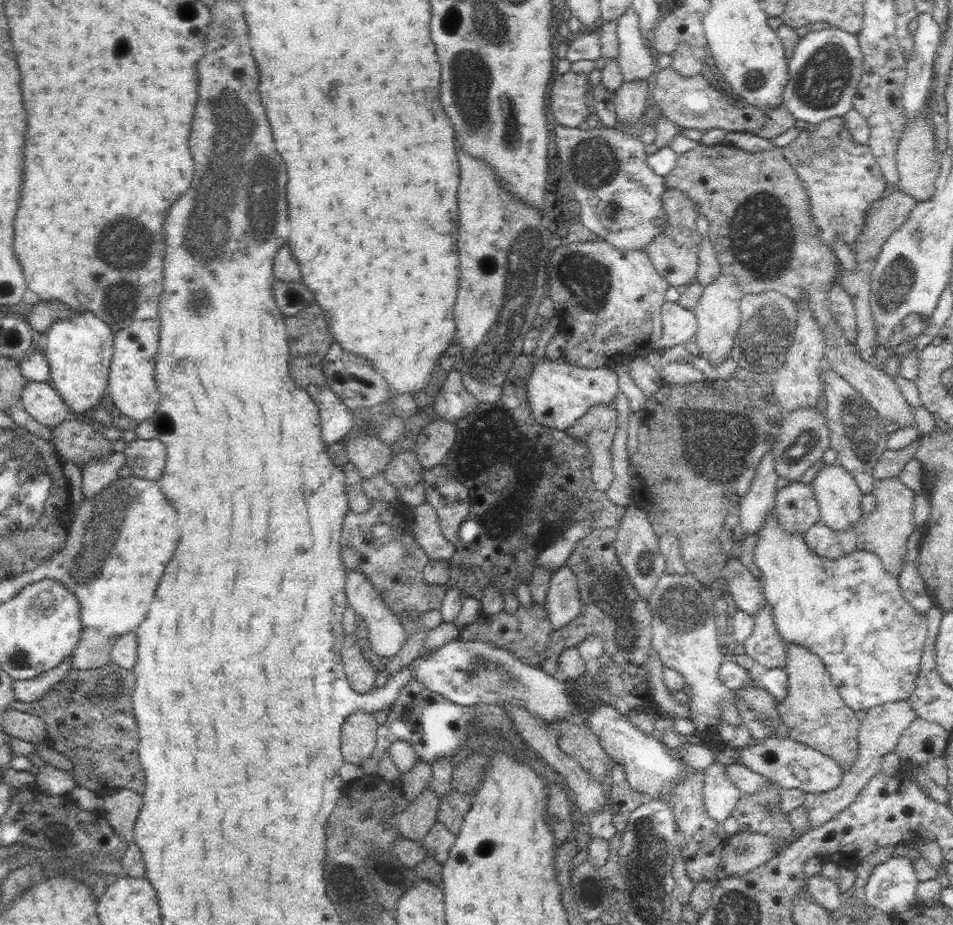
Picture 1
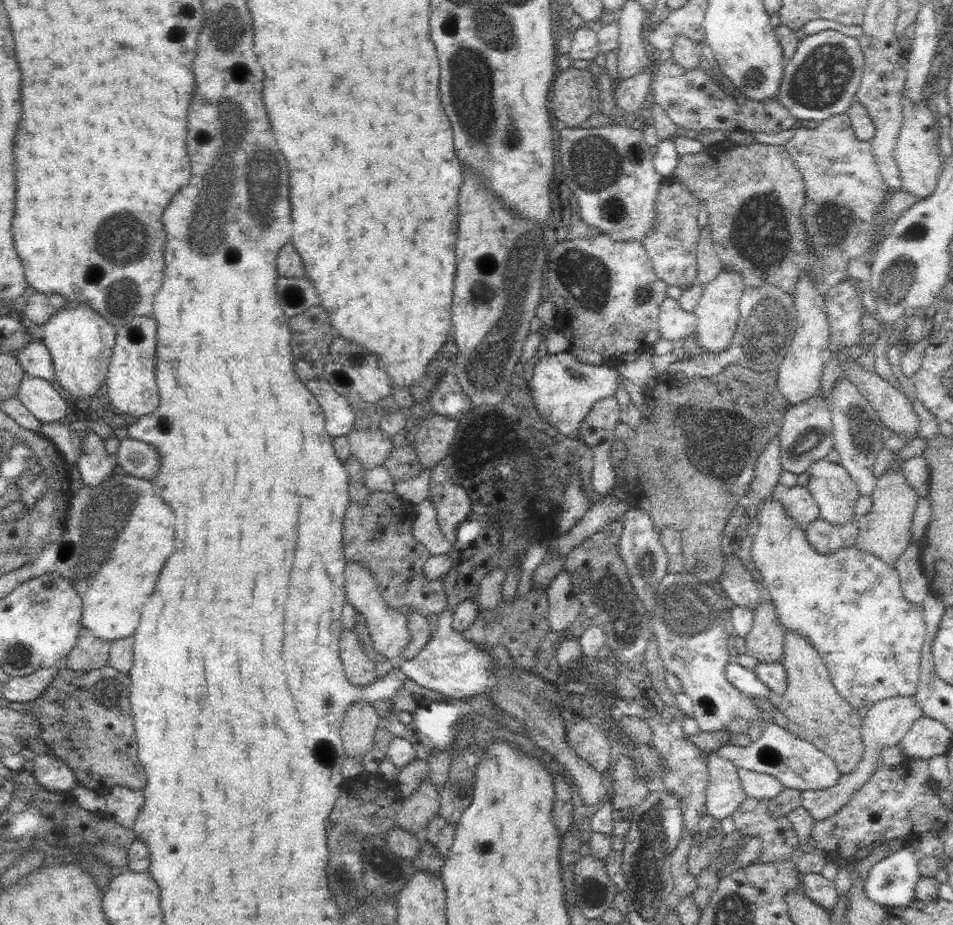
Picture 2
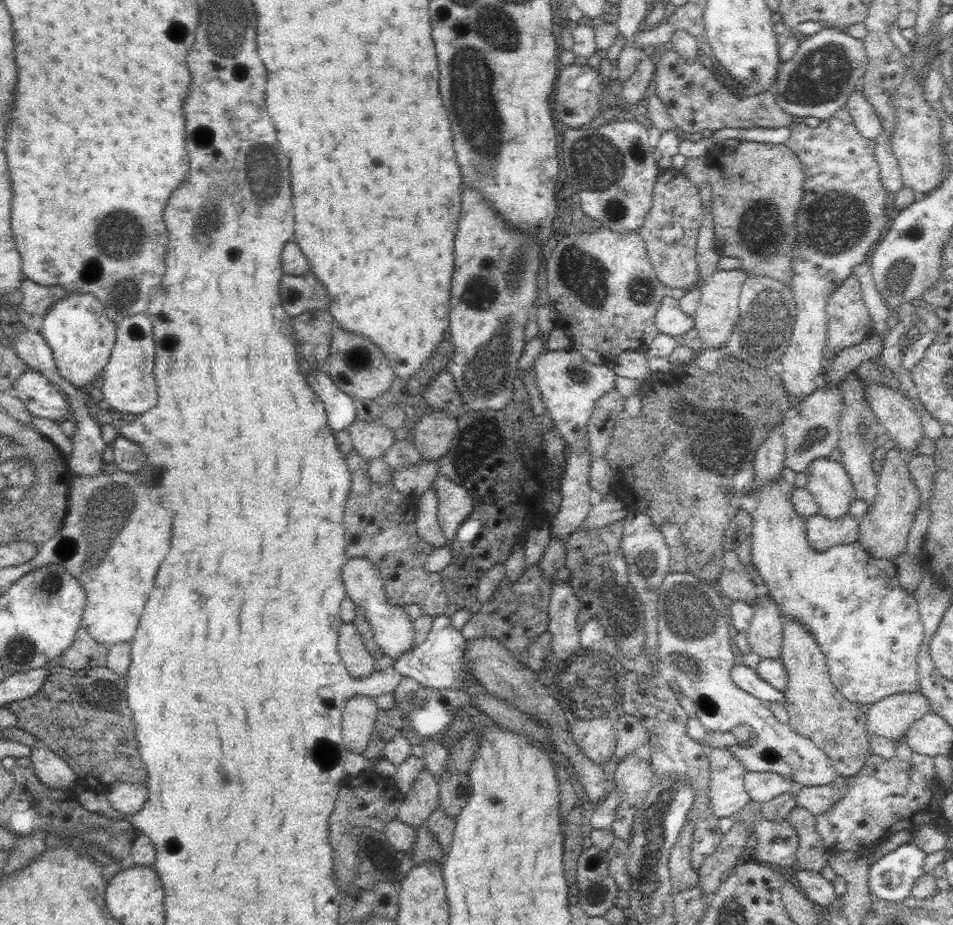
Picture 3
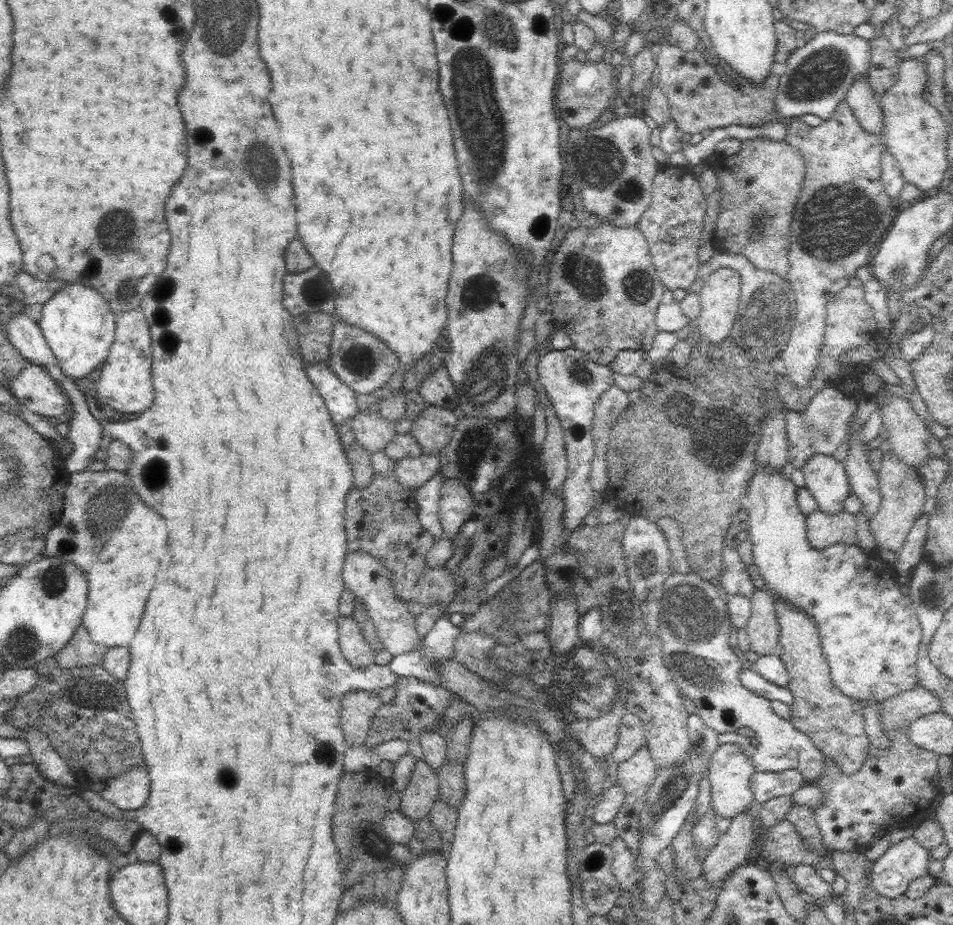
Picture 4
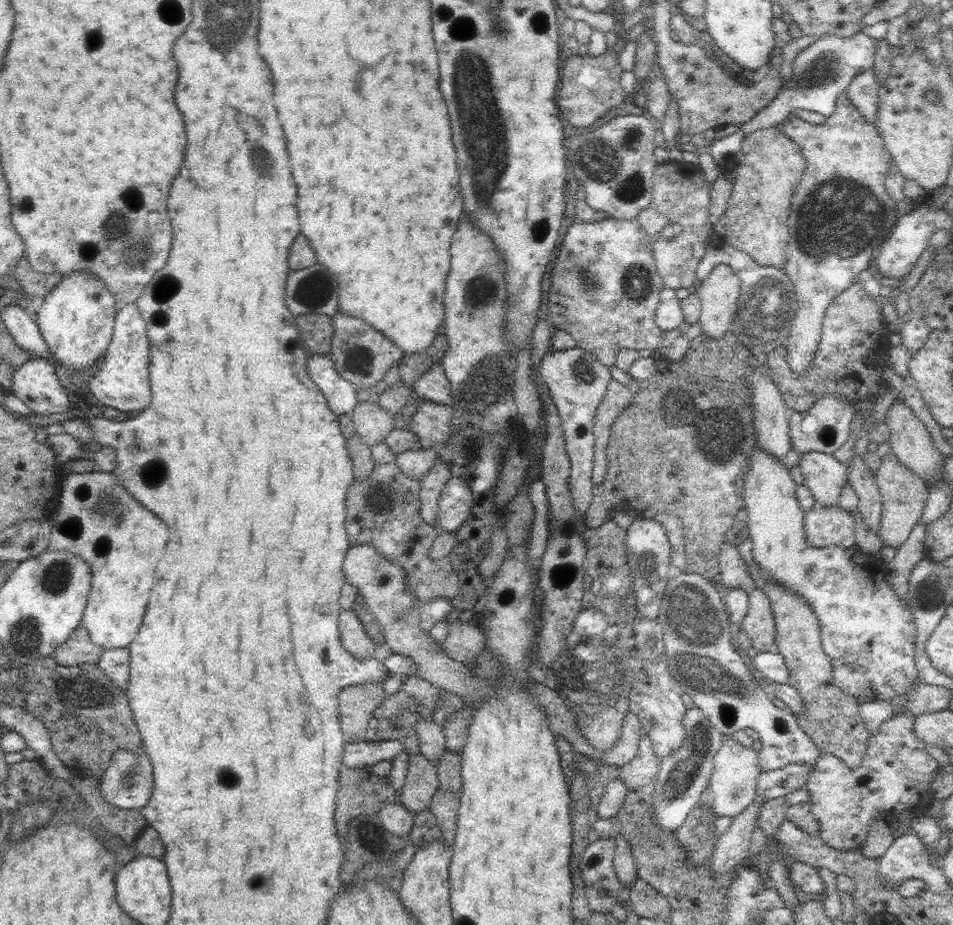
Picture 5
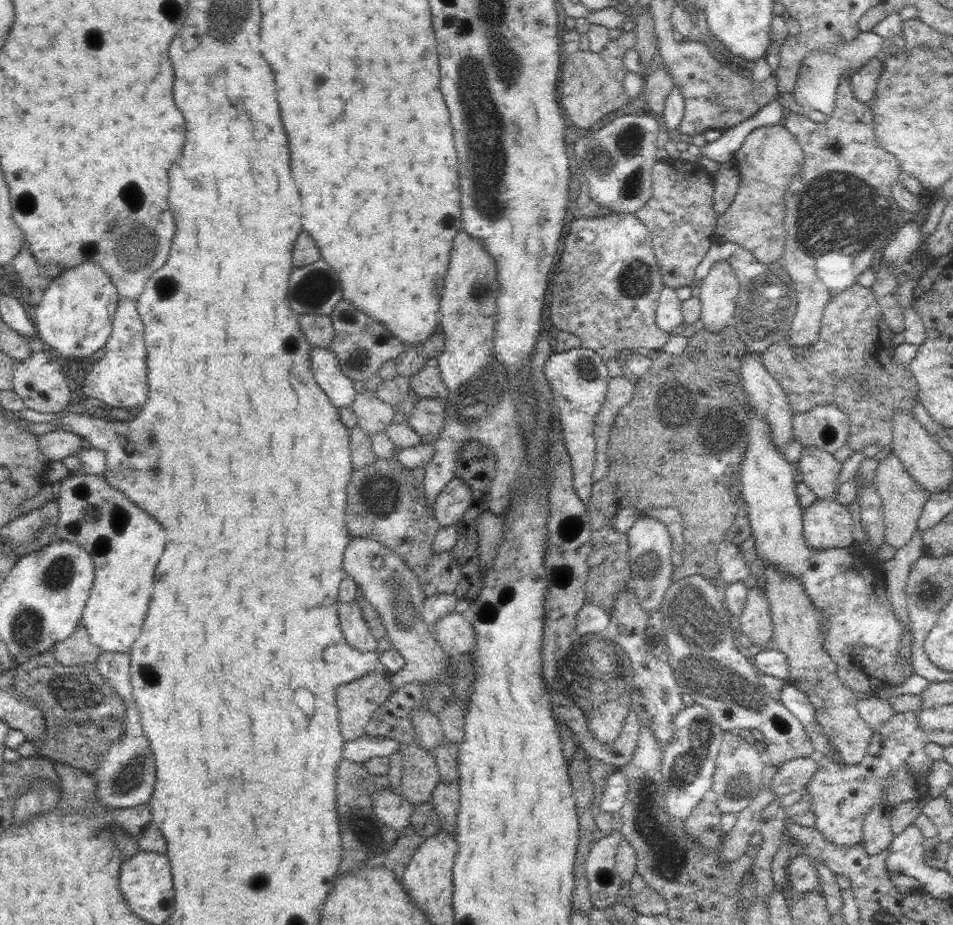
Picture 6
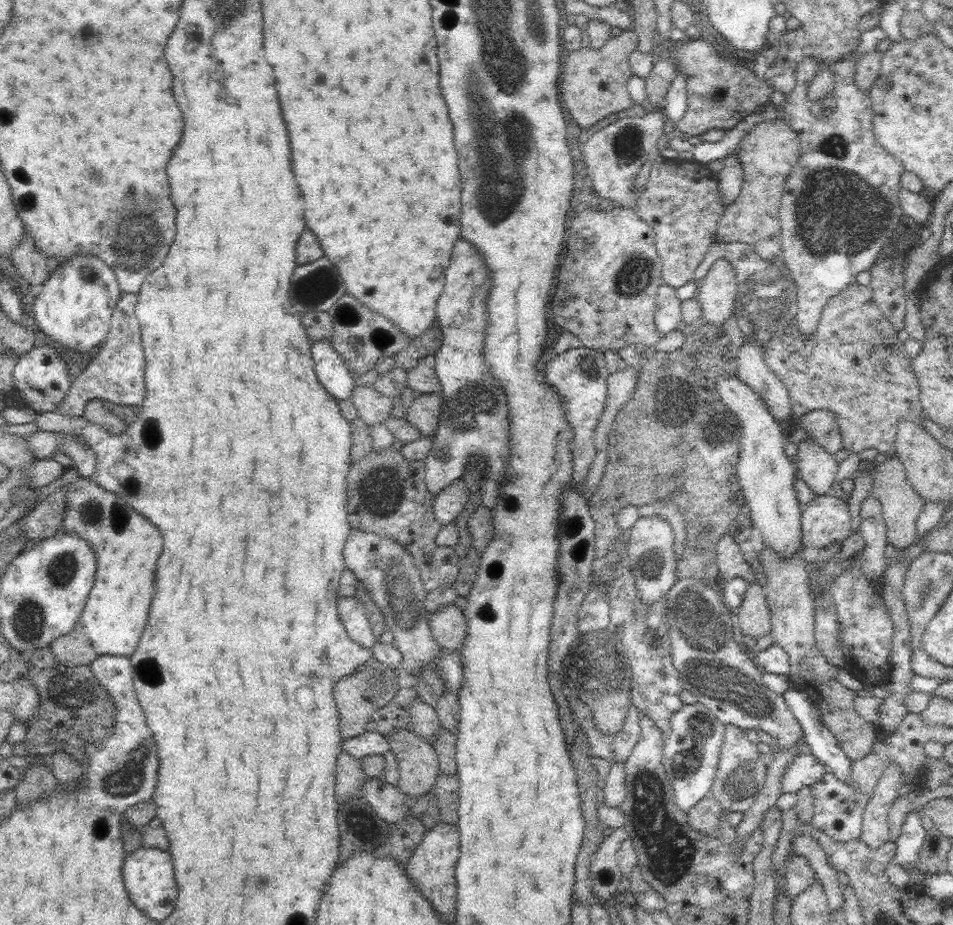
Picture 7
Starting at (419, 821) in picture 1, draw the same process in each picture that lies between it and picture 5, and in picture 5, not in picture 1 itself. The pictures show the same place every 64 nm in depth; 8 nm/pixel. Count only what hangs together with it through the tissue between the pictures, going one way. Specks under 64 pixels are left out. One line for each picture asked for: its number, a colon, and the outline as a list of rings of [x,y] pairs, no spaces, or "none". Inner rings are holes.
2: [[[425,778],[419,788],[401,800],[395,814],[395,824],[413,836],[421,836],[427,824],[439,814],[439,790],[429,778]]]
3: [[[423,770],[415,778],[413,788],[401,796],[397,818],[415,830],[439,808],[439,800],[439,782],[431,772]]]
4: [[[421,758],[415,760],[415,768],[411,774],[411,780],[403,792],[399,792],[401,812],[411,822],[417,822],[425,818],[431,812],[433,802],[439,798],[439,780],[435,770]]]
5: [[[417,754],[409,756],[409,768],[405,776],[405,784],[399,790],[401,792],[401,804],[411,812],[423,812],[431,806],[431,798],[435,790],[439,790],[439,778],[437,778],[437,766],[429,762],[427,758]]]

